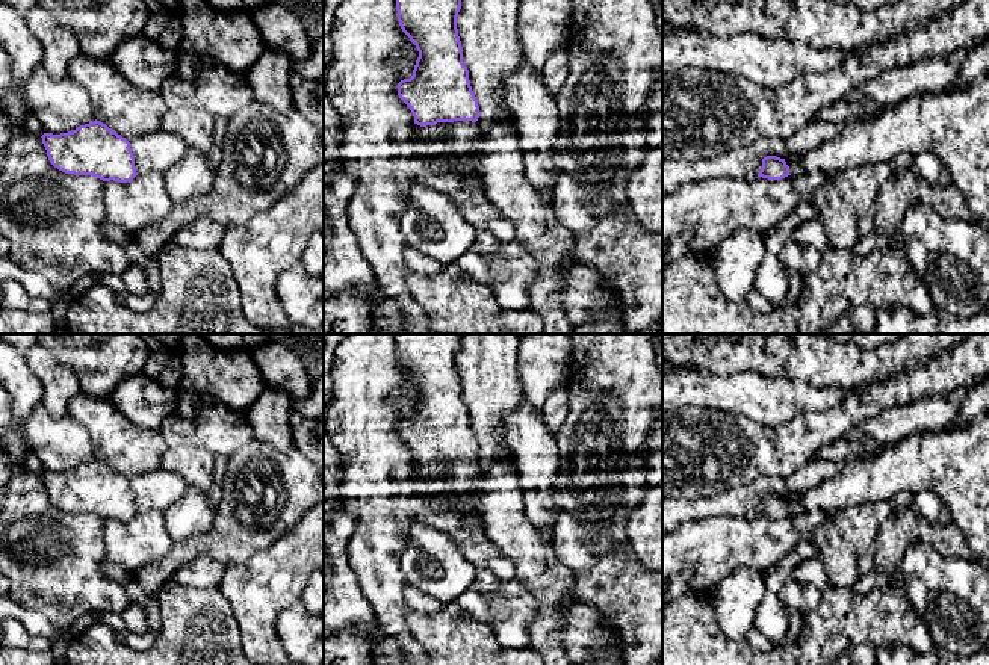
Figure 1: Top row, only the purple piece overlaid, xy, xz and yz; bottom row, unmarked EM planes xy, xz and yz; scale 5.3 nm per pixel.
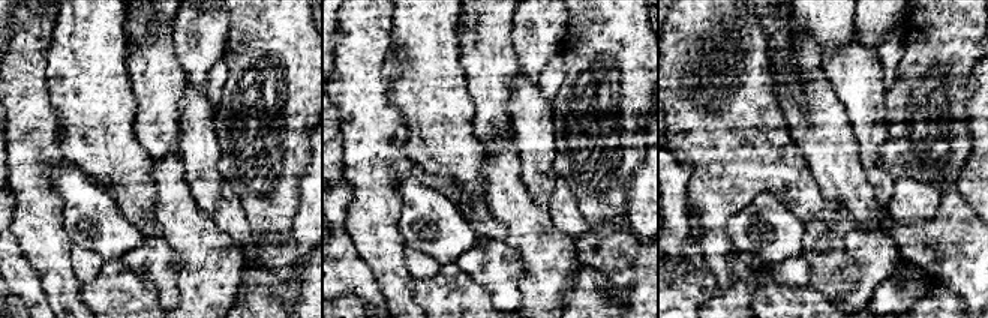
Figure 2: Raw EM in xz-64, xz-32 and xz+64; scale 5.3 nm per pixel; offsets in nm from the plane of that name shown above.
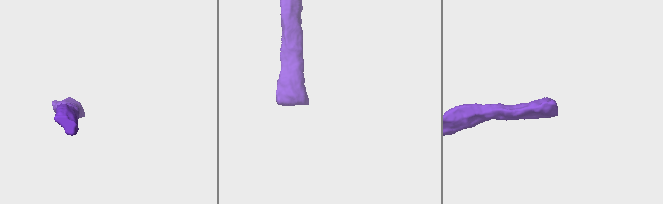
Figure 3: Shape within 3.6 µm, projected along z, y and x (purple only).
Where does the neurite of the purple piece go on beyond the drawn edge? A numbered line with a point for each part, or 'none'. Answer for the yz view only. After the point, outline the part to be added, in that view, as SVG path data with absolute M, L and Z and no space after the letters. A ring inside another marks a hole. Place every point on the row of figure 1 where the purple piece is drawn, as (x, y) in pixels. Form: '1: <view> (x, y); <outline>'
1: yz (953, 126); M989 76L966 88L915 94L885 106L873 118L847 122L832 139L794 162L789 174L836 174L856 166L891 162L901 153L936 156L947 166L951 183L965 196L974 219L989 221Z

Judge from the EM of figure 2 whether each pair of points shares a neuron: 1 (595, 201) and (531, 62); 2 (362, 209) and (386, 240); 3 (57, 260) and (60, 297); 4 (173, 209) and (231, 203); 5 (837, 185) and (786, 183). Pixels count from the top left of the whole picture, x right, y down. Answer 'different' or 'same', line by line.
1: different
2: same
3: same
4: different
5: different

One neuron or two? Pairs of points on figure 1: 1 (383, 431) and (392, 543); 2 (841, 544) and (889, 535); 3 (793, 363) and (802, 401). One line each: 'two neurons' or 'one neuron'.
1: one neuron
2: two neurons
3: two neurons

